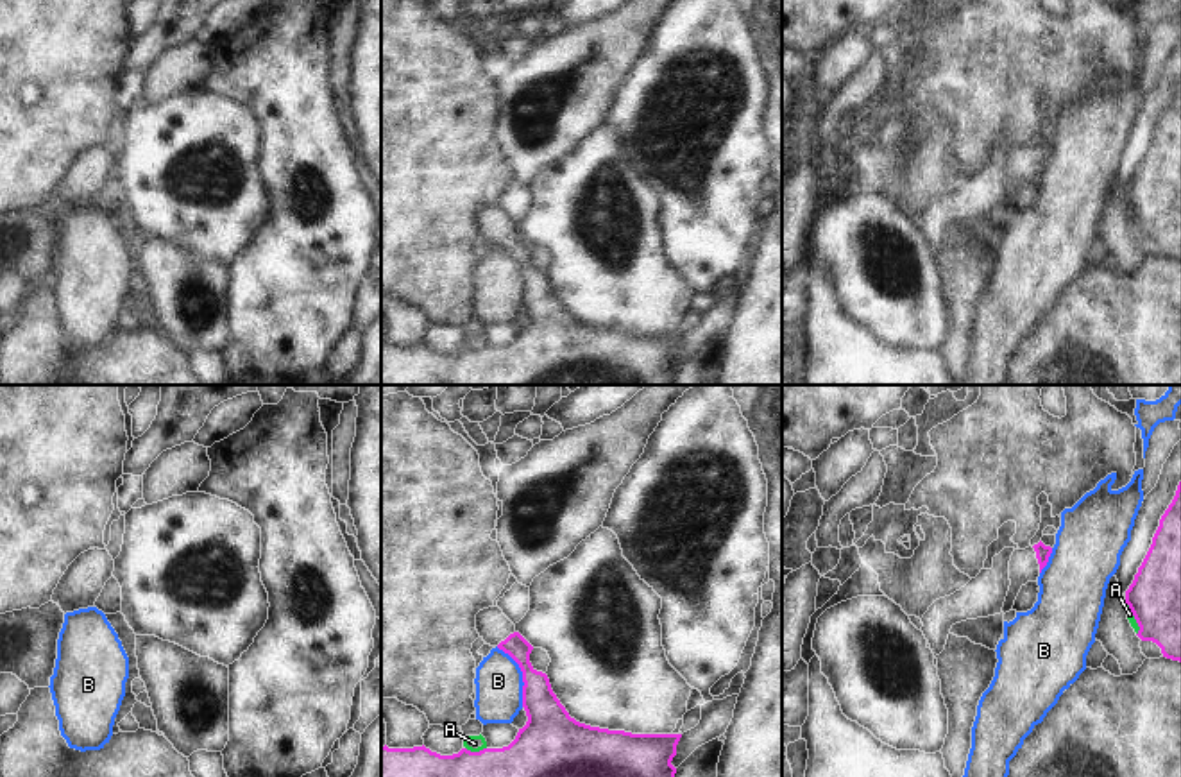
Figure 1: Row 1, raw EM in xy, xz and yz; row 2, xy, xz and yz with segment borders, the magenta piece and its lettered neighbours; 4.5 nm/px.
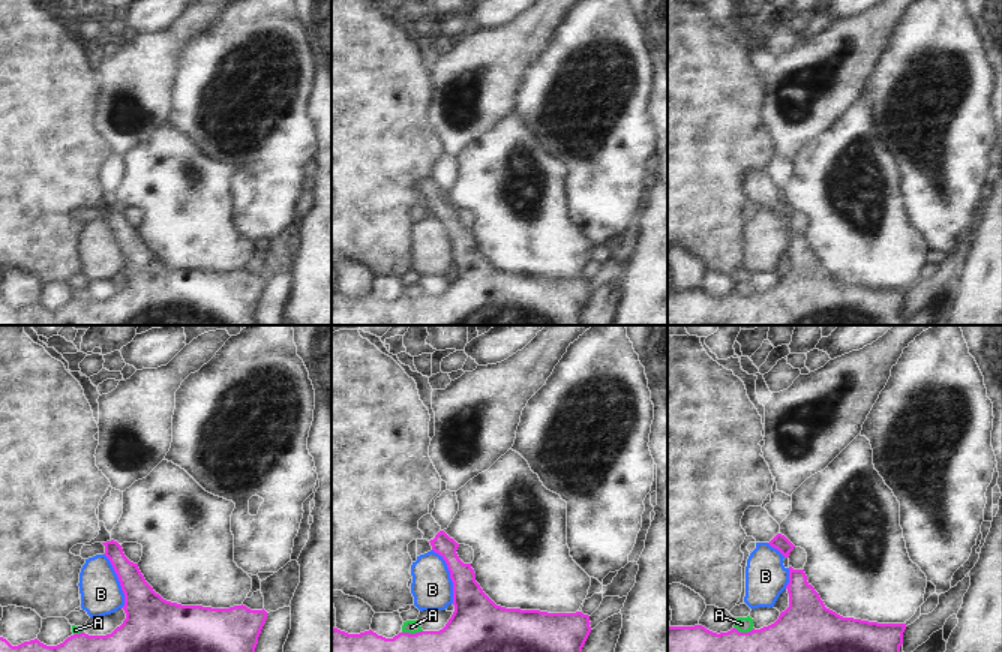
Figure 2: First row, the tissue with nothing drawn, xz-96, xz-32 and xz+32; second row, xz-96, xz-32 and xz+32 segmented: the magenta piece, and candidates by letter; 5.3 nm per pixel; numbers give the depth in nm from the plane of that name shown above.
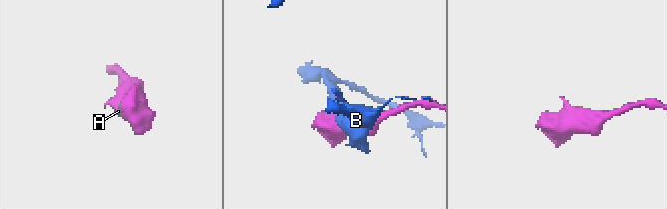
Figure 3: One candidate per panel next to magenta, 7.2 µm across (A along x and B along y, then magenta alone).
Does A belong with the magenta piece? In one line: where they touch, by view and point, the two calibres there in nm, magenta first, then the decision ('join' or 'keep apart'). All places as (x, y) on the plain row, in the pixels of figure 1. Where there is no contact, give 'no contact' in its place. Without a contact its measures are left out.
xz (476, 351) | 380/80 nm | keep apart

